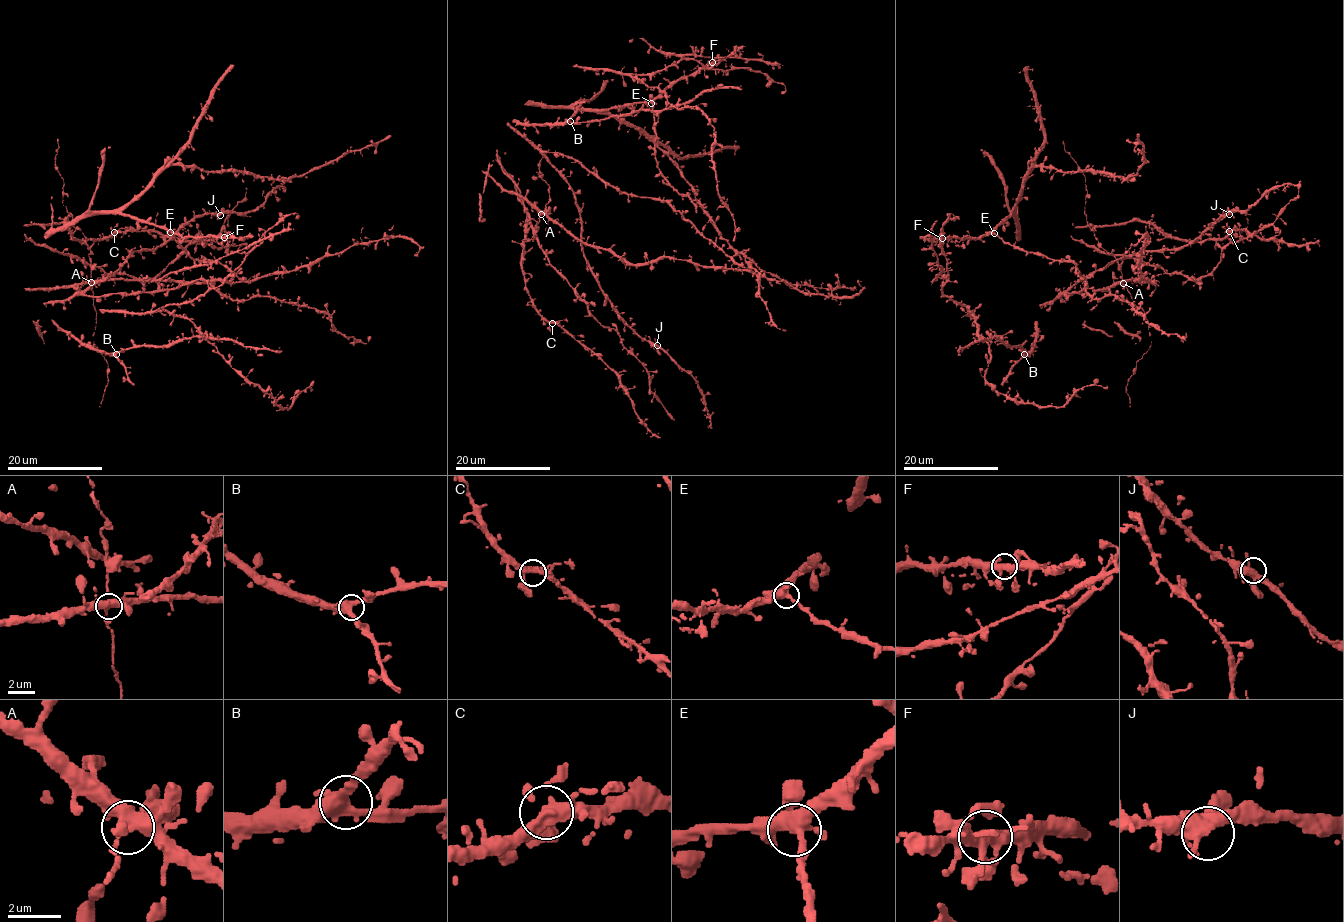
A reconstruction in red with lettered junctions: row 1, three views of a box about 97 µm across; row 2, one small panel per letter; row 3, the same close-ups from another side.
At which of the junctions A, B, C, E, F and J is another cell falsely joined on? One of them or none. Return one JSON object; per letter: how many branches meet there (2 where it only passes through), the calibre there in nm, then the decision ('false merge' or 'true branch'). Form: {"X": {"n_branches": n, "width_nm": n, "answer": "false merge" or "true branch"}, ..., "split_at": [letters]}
{"A": {"n_branches": 7, "width_nm": 400, "answer": "true branch"}, "B": {"n_branches": 4, "width_nm": 400, "answer": "true branch"}, "C": {"n_branches": 5, "width_nm": 360, "answer": "true branch"}, "E": {"n_branches": 5, "width_nm": 400, "answer": "true branch"}, "F": {"n_branches": 5, "width_nm": 360, "answer": "true branch"}, "J": {"n_branches": 5, "width_nm": 400, "answer": "true branch"}, "split_at": []}

